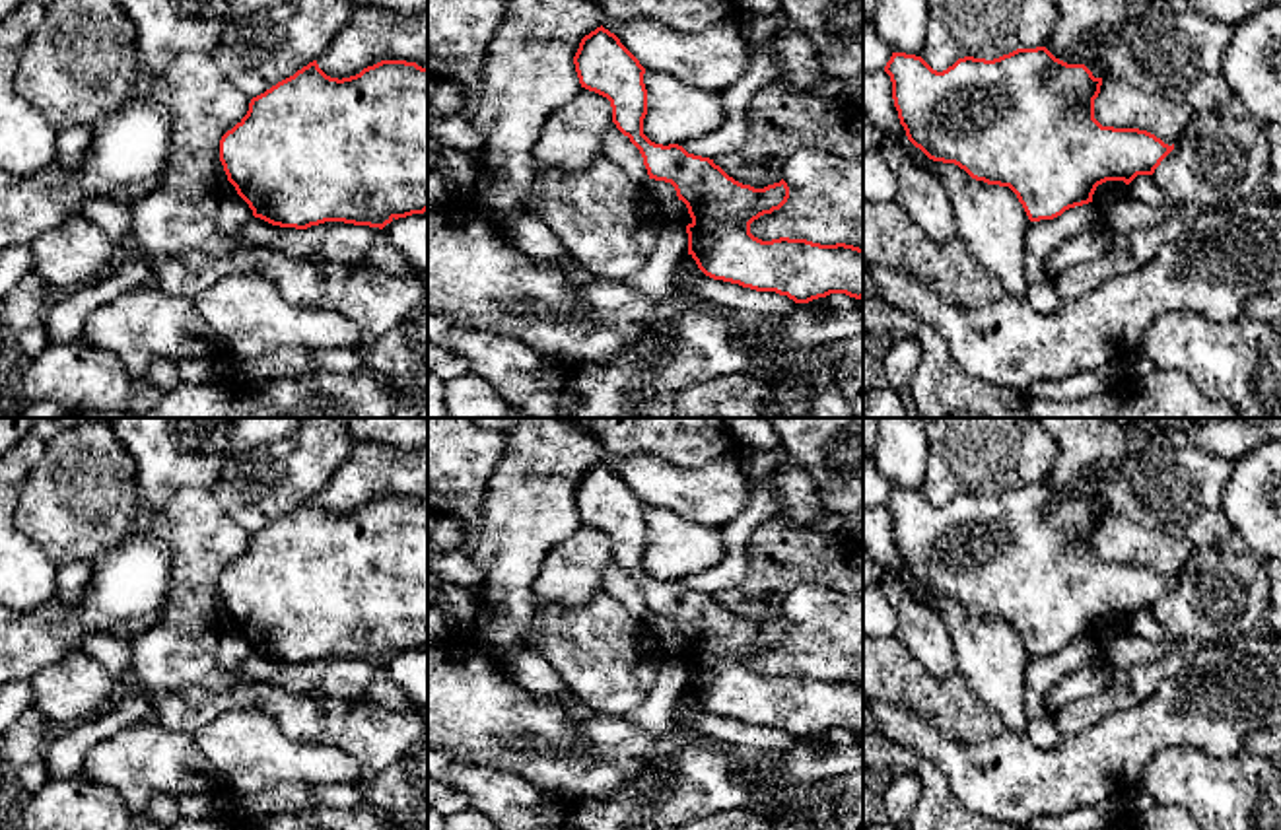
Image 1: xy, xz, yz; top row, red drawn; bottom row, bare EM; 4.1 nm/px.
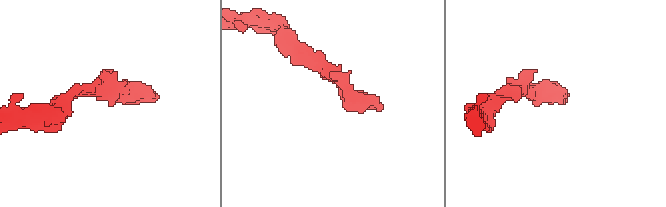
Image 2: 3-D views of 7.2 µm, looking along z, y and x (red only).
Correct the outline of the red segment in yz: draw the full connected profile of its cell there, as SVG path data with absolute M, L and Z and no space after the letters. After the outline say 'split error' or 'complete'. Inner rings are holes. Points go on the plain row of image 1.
M1046 482L1017 484L993 496L964 492L943 507L933 505L921 492L892 488L884 501L892 517L892 535L908 575L929 595L954 599L972 614L1009 622L1030 657L1054 655L1065 645L1092 638L1098 620L1153 610L1174 585L1155 570L1139 564L1102 562L1094 554L1094 535L1102 513L1085 500L1067 500Z; complete

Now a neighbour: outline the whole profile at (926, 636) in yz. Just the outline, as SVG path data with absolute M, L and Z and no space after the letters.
M863 550L863 591L875 589L894 603L896 634L931 674L949 678L958 673L954 643L941 616L919 603L892 571Z

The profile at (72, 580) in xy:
M78 560L56 568L54 597L64 605L78 605L87 599L91 579L89 560Z

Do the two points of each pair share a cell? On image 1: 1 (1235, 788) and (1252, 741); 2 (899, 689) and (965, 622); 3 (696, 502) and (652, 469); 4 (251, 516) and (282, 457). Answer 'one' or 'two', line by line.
1: two
2: two
3: one
4: one

